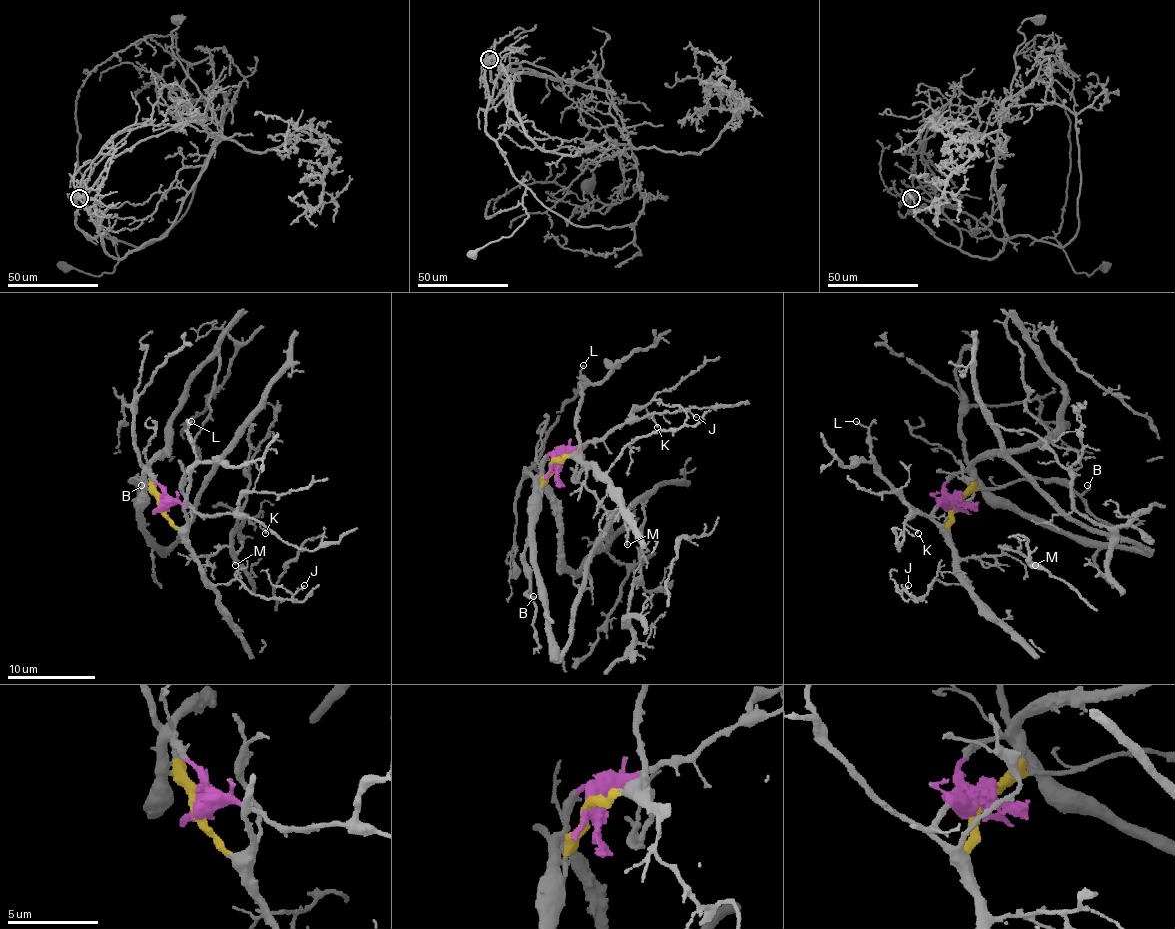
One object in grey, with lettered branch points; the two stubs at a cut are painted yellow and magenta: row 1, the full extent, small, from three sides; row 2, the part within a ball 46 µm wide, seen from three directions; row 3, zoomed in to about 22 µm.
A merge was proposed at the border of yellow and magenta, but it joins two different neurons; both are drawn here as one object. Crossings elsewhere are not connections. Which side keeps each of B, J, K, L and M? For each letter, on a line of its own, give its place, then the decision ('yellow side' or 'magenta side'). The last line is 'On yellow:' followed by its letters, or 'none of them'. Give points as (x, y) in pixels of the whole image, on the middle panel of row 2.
B: place (533, 596); yellow side
J: place (696, 417); yellow side
K: place (657, 427); magenta side
L: place (583, 365); yellow side
M: place (627, 544); yellow side
On yellow: B, J, L, M

